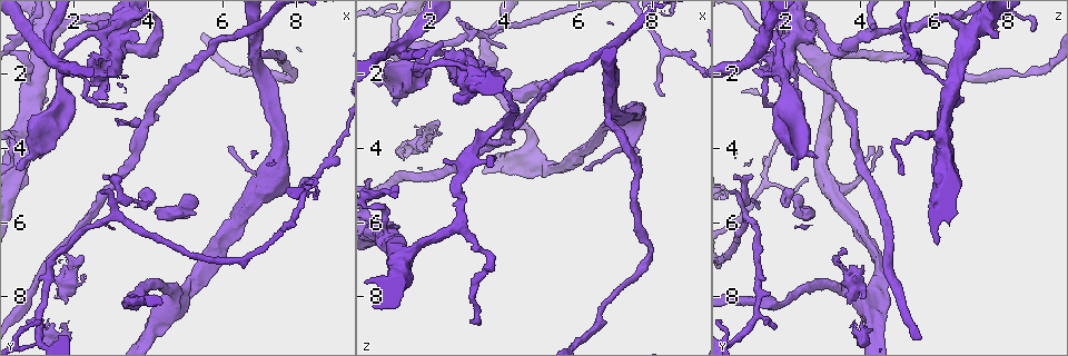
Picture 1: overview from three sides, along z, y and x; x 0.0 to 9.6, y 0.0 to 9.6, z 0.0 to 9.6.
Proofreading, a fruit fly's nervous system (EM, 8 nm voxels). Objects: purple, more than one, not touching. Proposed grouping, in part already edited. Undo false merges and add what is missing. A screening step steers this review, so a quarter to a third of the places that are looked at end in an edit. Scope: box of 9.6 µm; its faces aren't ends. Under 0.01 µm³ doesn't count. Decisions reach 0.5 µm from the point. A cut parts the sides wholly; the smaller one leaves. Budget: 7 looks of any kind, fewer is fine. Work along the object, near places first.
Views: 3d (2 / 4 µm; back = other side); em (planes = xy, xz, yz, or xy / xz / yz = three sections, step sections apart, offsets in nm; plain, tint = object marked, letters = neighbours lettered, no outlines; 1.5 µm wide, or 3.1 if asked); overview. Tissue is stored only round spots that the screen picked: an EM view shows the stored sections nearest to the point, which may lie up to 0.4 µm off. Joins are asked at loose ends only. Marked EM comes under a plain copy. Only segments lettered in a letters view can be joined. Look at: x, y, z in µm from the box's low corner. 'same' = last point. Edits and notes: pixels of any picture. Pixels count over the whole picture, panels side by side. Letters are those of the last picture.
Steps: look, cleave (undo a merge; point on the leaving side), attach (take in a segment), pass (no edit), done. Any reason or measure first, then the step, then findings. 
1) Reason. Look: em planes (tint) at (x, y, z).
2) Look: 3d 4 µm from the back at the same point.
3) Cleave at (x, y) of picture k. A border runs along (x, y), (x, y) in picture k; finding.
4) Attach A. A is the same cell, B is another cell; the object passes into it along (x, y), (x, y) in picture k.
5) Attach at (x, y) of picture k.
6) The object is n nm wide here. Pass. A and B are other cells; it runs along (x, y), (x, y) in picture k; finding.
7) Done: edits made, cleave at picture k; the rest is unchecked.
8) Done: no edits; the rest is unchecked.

Free end. Look: em xy step 4 (letters) at (1.10, 8.75, 1.70).

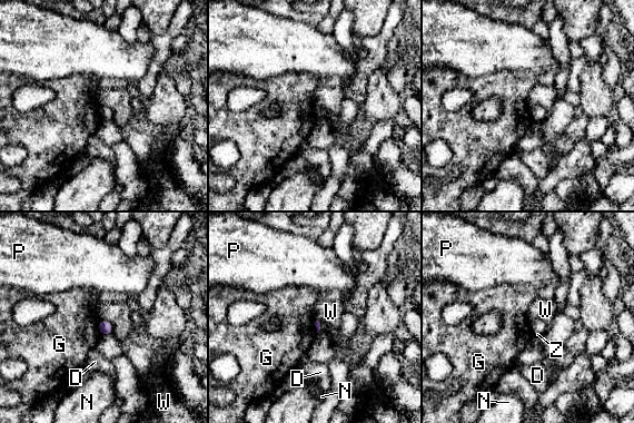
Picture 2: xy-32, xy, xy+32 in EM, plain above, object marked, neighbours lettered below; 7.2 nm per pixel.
Cut it another way. Look: em planes (letters) at the same point.

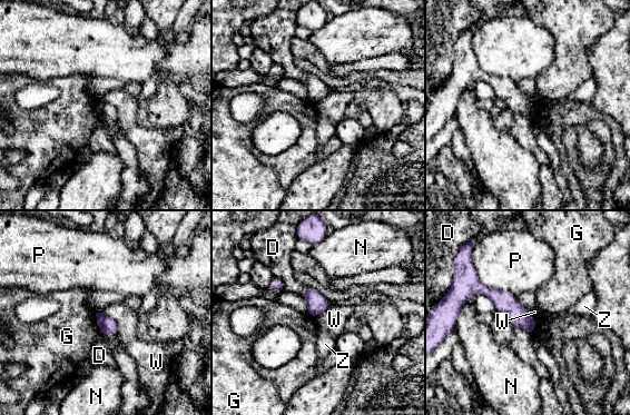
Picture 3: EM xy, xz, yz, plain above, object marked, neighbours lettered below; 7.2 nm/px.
Pass. D, G, N, P, W and Z are other cells; it runs along (470, 294), (498, 296), (531, 329) in picture 3; none of them fits.

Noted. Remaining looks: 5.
Thick end. Look: 3d 4 µm at (1.05, 4.20, 2.90).

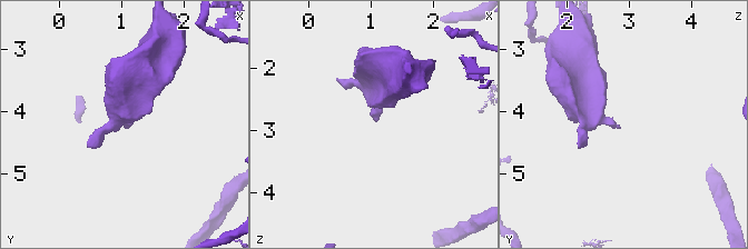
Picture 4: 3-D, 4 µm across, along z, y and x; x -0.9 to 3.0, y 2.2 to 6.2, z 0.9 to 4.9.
Now the EM. Look: em planes (letters) at (1.10, 4.25, 2.85).

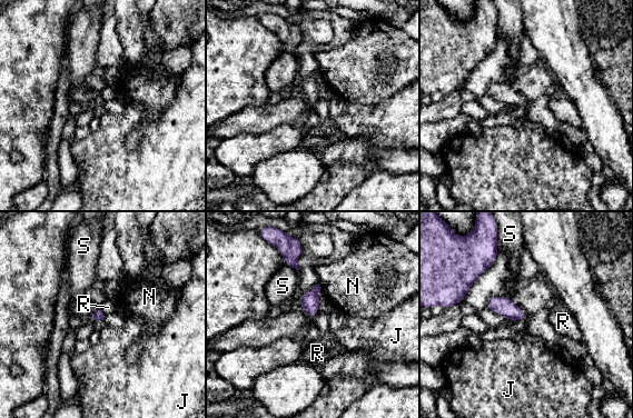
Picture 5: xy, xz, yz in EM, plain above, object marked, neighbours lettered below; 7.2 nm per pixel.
Pass. J, N, R and S are other cells; a border runs along (318, 310), (313, 318) in picture 5; none of them fits.

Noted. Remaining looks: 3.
Sharp bend. Look: em planes (tint) at (6.85, 1.70, 3.05).

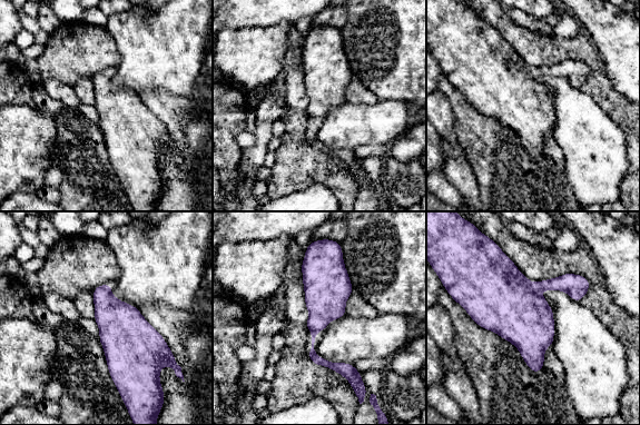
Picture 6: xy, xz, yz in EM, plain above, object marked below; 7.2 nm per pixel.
What lies round it. Look: em planes (letters) at the same point.

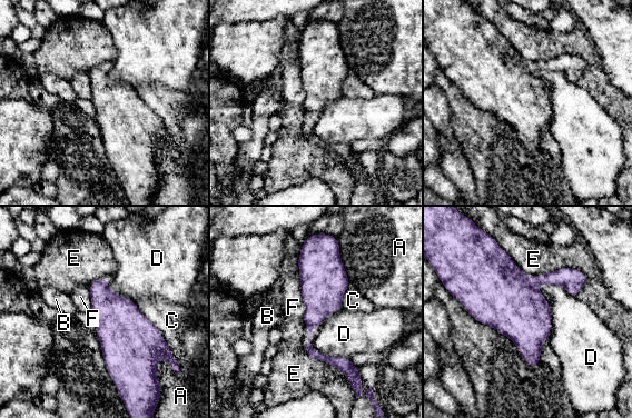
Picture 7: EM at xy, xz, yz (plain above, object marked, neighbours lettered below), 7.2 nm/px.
Pass. A, B, C, D, E and F are other cells; a border runs along (533, 285), (561, 285), (575, 297) in picture 7; all the same cell.

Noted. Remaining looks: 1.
Done: no edits; the rest is unchecked.

